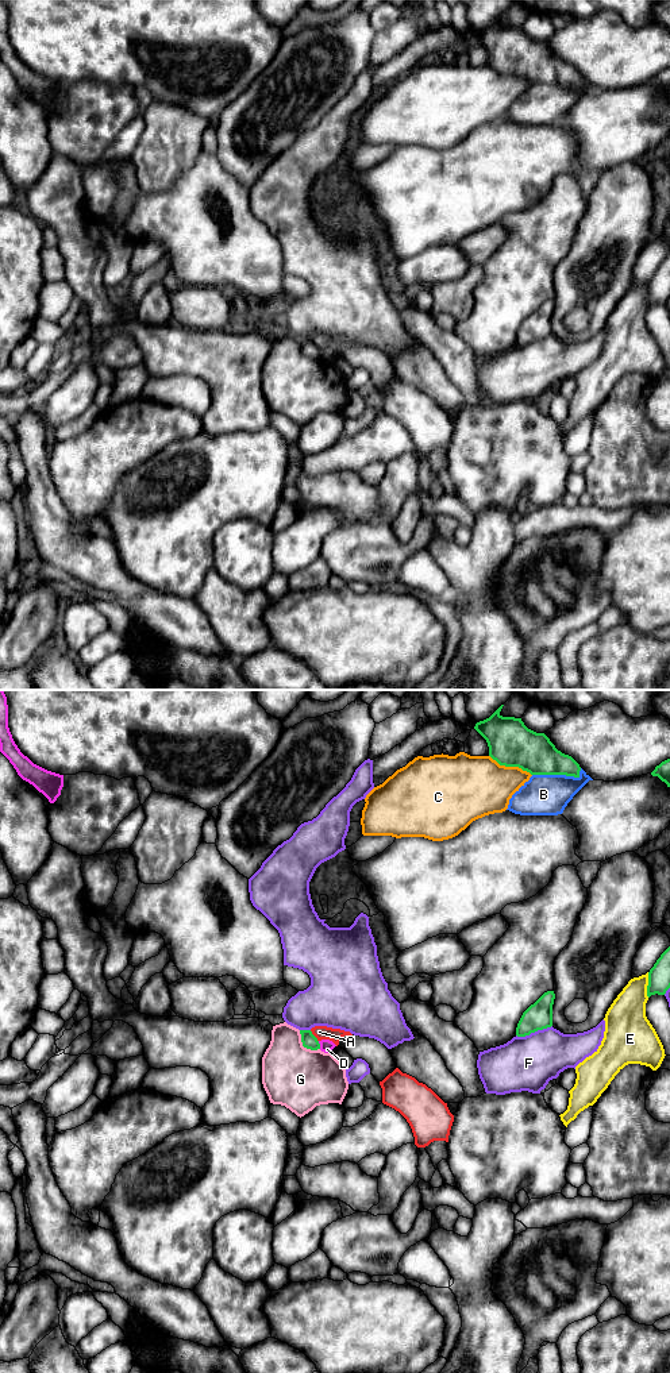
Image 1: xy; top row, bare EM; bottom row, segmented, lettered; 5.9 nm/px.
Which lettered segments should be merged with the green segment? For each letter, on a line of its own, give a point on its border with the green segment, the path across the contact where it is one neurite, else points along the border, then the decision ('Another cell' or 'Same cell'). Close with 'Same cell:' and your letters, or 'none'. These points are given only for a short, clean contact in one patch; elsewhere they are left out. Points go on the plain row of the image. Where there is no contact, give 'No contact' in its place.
A: Touches green at xy (314, 344). Another cell
B: Touches green at xy (558, 83). Another cell
C: Touches green at xy (511, 74). Another cell
D: Touches green at xy (319, 354). Boundary: xy (318, 350), (320, 357). Another cell
E: Touches green at xy (649, 293). Another cell
F: Touches green at xy (534, 340). Another cell
G: Touches green at xy (304, 355). Another cell
Same cell: none

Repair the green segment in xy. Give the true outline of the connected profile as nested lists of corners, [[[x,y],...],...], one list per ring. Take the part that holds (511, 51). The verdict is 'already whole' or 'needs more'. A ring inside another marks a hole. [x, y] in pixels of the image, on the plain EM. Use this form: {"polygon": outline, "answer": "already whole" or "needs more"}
{"polygon": [[[501,14],[474,38],[486,49],[489,65],[500,74],[519,76],[531,84],[566,84],[579,86],[581,76],[555,57],[544,42],[528,38],[521,27],[502,26]]], "answer": "already whole"}

